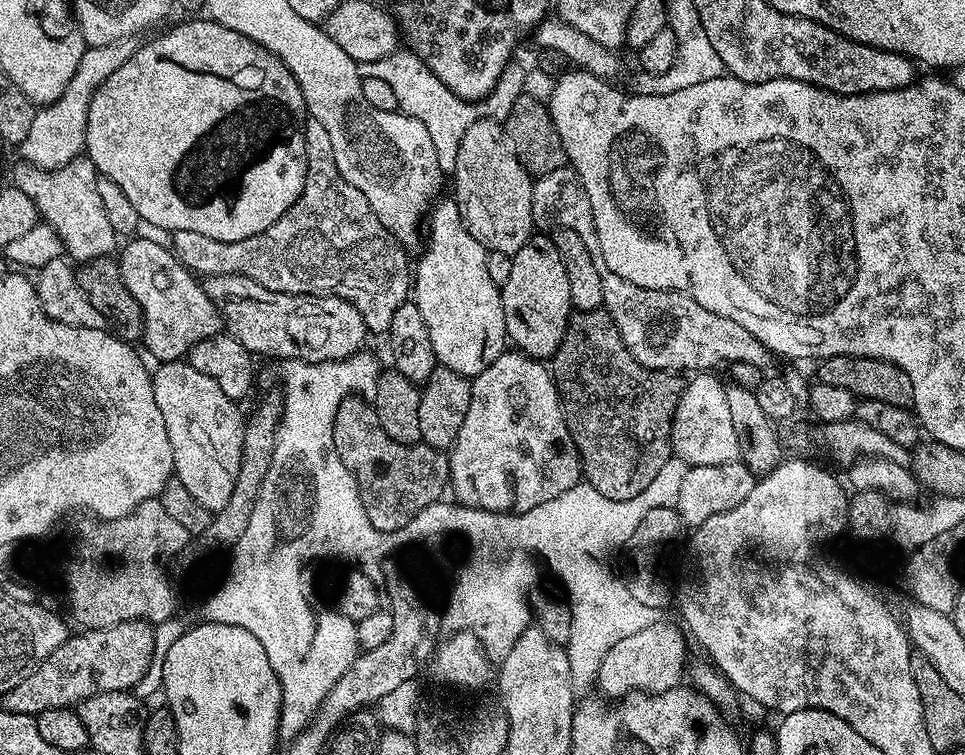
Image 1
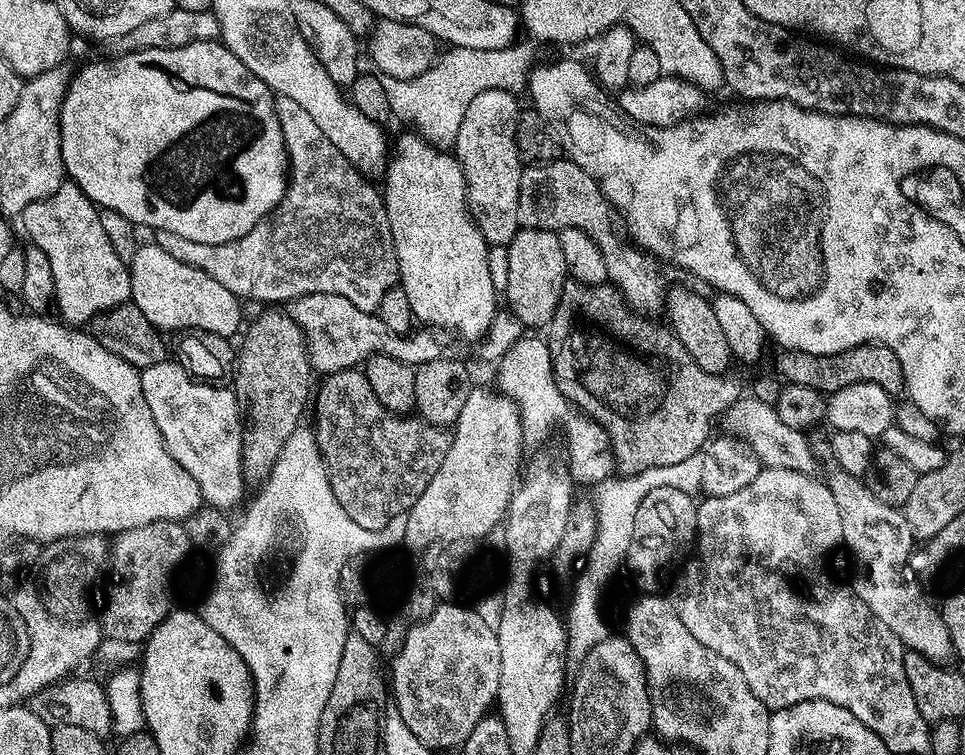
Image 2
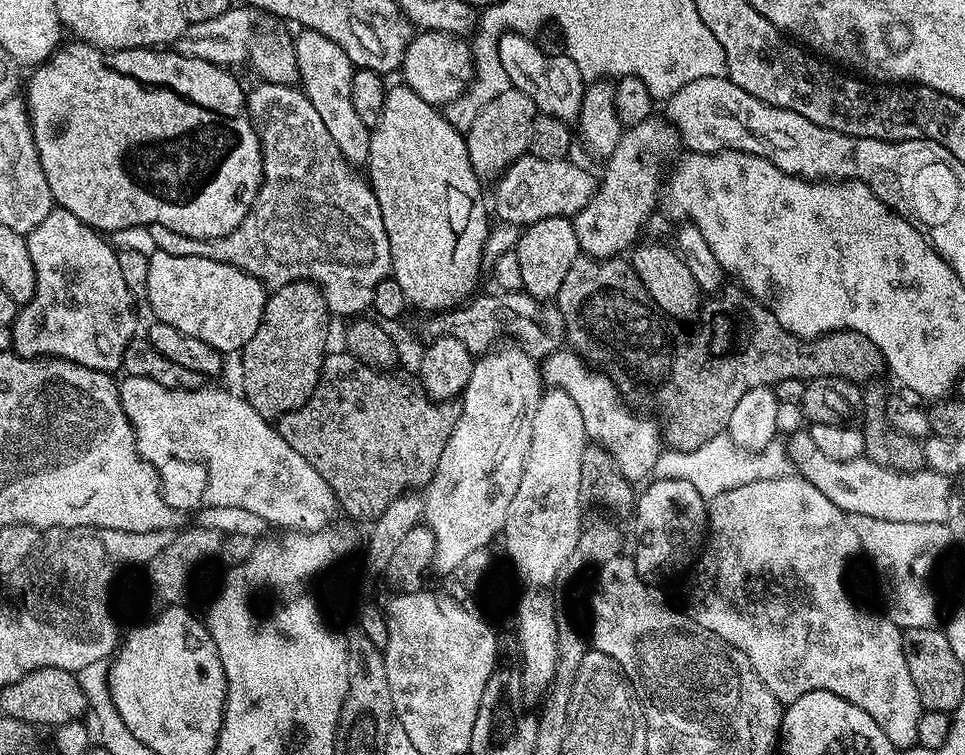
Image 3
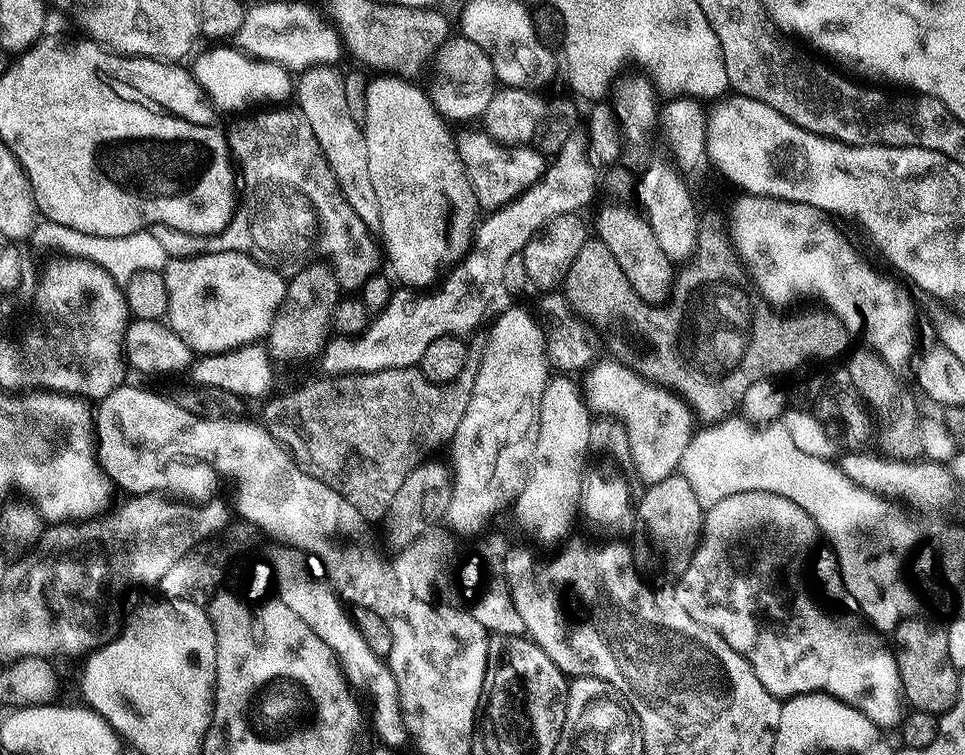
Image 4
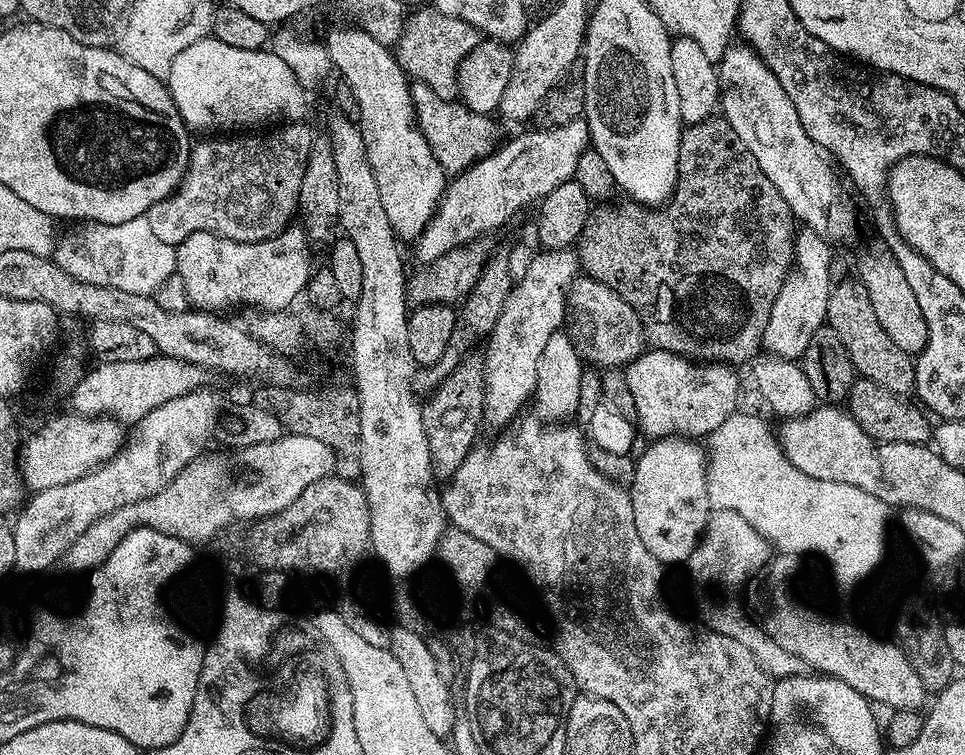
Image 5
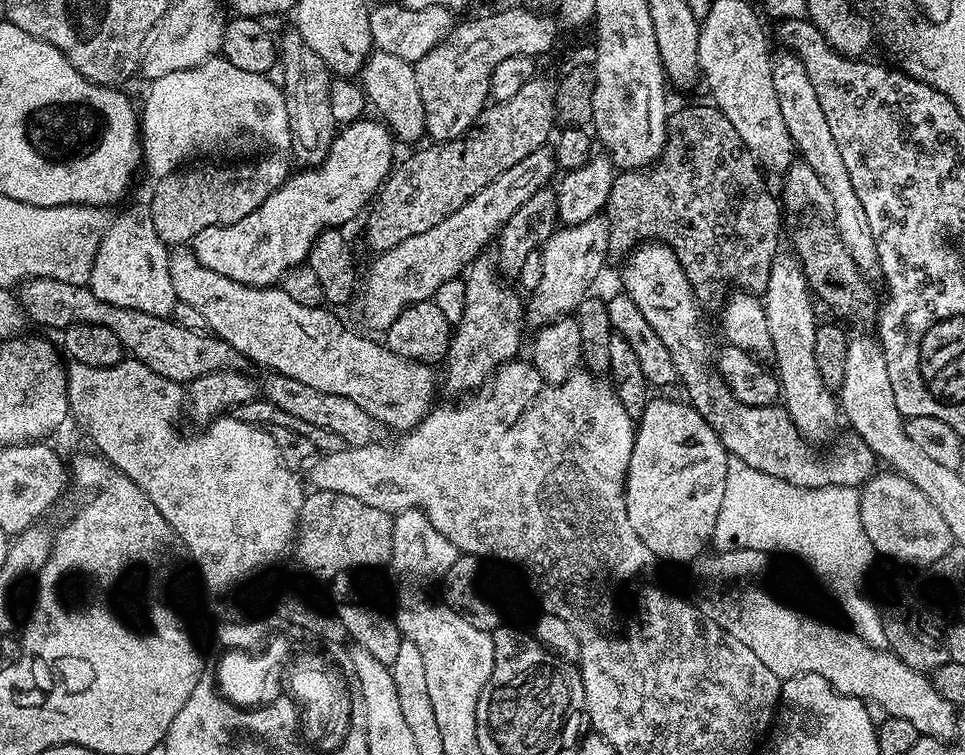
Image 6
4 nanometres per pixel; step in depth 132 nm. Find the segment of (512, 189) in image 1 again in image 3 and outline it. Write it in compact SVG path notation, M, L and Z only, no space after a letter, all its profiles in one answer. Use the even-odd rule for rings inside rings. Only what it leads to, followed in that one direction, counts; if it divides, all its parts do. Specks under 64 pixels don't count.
M507 88L494 102L490 102L474 118L474 126L466 133L468 157L474 166L477 176L481 178L499 177L517 158L525 155L530 142L530 126L538 114L536 103L517 88Z

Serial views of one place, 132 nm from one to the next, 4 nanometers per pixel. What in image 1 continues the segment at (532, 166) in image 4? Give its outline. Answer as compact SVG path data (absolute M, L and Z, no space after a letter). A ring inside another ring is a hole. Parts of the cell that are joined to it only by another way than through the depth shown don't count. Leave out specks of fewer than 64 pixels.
M570 166L550 170L550 174L542 174L532 181L532 218L537 229L565 228L578 238L582 238L586 250L590 250L590 259L602 278L605 312L610 314L614 326L618 326L618 334L630 350L630 354L644 368L653 368L669 374L707 373L715 369L715 364L728 360L729 365L738 362L750 362L760 369L767 369L770 353L766 346L750 330L738 326L722 314L714 314L714 310L706 310L706 306L698 306L694 298L687 292L676 292L672 288L650 290L642 286L634 286L626 278L618 278L600 259L598 234L594 226L594 214L590 211L590 198L586 198L586 190L578 178L578 174Z

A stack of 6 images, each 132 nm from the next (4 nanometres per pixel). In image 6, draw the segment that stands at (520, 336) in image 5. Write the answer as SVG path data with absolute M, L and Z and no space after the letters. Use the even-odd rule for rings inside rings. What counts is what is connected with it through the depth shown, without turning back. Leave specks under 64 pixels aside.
M603 219L557 227L552 237L544 243L544 247L539 249L542 258L542 280L527 297L527 323L543 326L552 320L575 313L584 297L589 295L591 288L588 287L599 278L607 252L608 226Z

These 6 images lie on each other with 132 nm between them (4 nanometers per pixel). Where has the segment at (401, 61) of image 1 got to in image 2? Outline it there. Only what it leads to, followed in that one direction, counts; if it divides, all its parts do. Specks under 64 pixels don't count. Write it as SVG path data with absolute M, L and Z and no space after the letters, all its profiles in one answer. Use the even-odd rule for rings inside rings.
M523 42L502 50L470 50L449 47L422 74L409 80L390 78L390 74L376 72L378 82L390 98L390 110L398 121L405 120L419 135L435 148L451 149L458 138L458 126L466 115L466 106L482 94L482 90L506 90L520 94L528 87L528 73L534 67L532 52Z

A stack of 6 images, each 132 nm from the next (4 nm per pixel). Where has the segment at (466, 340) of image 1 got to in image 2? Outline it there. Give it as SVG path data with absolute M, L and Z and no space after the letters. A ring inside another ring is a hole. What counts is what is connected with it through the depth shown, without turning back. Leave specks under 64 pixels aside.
M412 130L394 140L394 152L382 176L382 195L400 267L399 287L406 290L412 315L421 325L445 333L457 332L464 340L479 342L496 317L498 293L490 282L490 269L486 263L490 246L468 212L468 191L462 166L451 151L435 148Z

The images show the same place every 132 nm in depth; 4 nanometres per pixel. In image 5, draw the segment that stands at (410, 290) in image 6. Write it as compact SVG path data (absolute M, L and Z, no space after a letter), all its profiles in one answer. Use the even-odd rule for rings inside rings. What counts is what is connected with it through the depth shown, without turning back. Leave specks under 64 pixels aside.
M580 117L565 126L530 129L504 143L487 158L459 173L447 185L439 208L426 230L414 241L421 265L433 264L455 248L463 248L502 227L522 208L539 203L557 186L573 179L578 160L591 145L587 121Z

